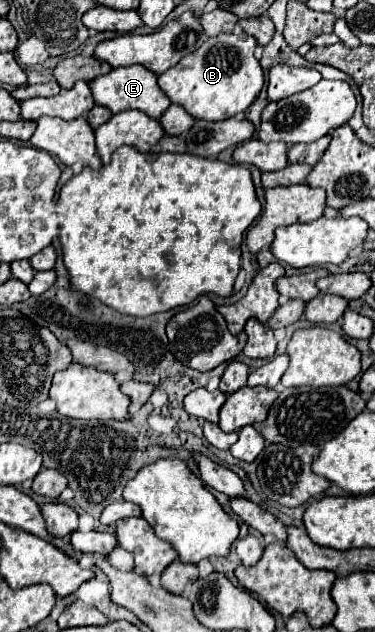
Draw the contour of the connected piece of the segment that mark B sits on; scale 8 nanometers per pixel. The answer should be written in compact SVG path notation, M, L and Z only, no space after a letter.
M225 33L225 35L211 37L197 51L193 51L185 59L181 59L181 63L177 63L177 67L171 67L169 71L165 71L159 77L159 87L167 93L171 103L183 105L185 111L189 111L195 119L221 121L221 119L241 115L255 101L255 97L259 95L259 91L263 89L263 83L265 83L265 73L253 55L255 47L257 47L257 41L245 33L241 33L241 35Z

